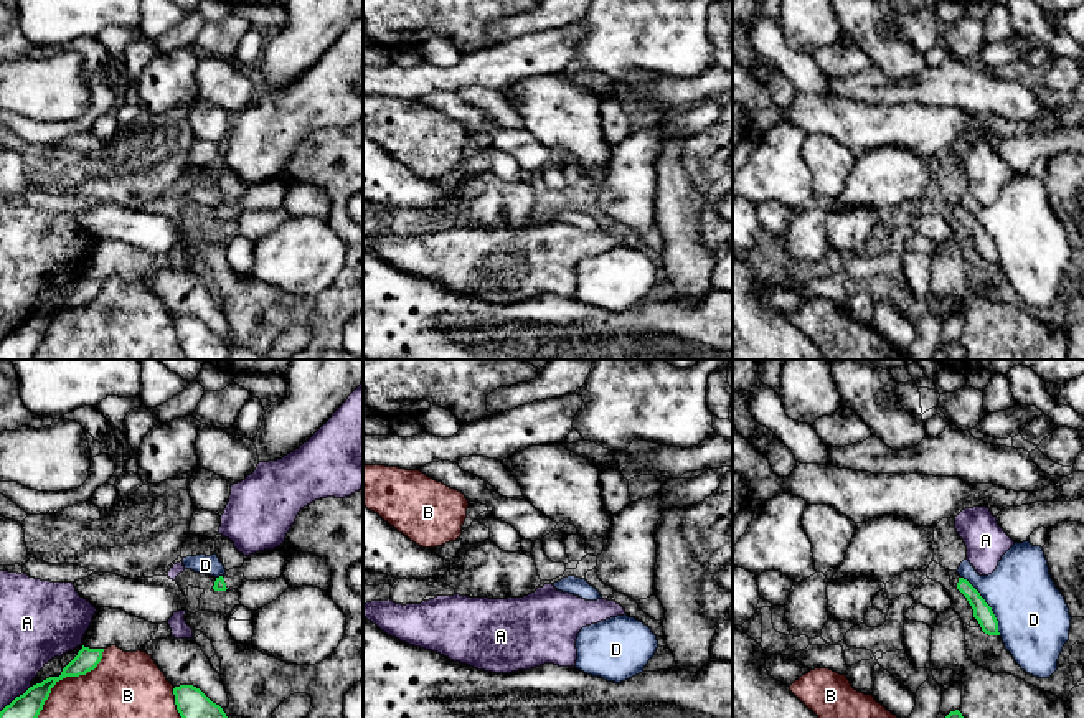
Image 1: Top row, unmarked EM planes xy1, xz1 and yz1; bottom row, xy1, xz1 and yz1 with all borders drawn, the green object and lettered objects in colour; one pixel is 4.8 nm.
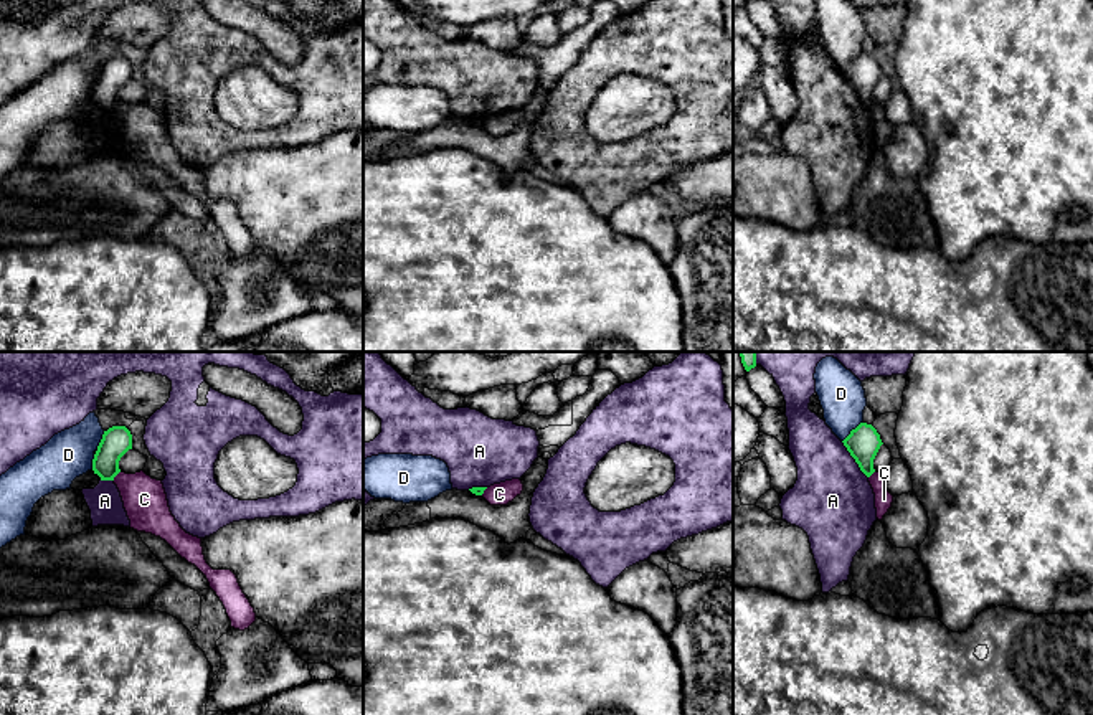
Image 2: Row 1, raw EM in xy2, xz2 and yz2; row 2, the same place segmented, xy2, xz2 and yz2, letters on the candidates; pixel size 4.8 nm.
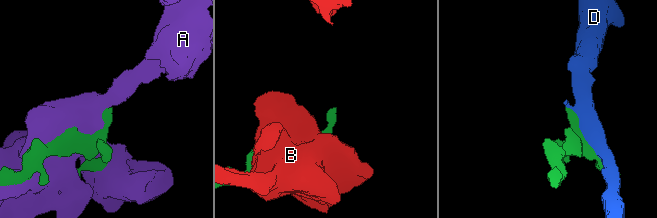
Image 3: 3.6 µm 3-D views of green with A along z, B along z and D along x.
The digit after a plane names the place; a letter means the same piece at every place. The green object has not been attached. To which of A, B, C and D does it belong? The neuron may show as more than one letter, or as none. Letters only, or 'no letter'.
no letter

